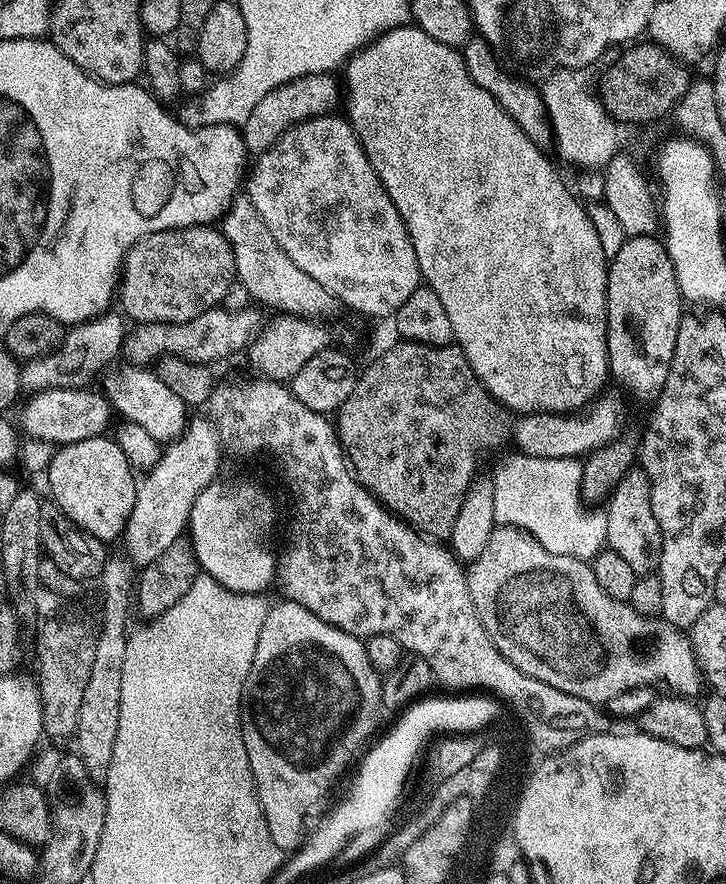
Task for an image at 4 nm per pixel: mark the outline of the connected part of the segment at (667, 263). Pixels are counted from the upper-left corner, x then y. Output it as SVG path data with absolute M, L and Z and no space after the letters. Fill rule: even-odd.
M655 235L627 237L622 250L618 250L618 254L610 257L608 266L608 371L611 379L613 381L617 380L634 399L648 400L648 402L655 402L660 397L660 391L666 382L666 374L670 374L670 362L674 358L674 346L678 342L678 330L682 319L682 311L680 312L682 297L680 295L680 287L676 281L676 275L674 274L672 259L668 253L665 241L658 239Z

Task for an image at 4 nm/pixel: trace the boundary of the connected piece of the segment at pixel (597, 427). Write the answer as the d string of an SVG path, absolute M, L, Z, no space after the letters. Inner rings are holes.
M603 400L589 407L583 414L559 414L551 410L539 410L540 412L522 417L516 424L516 444L520 447L517 449L523 455L534 458L584 458L597 448L603 448L617 437L619 432L616 431L620 428L619 406L612 400Z

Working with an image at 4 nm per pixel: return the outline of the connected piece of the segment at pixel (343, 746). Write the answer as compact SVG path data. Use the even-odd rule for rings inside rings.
M273 603L269 607L266 618L262 622L262 630L258 634L254 662L250 666L250 674L244 683L244 697L240 700L240 729L242 730L242 742L246 746L246 758L250 758L250 770L256 783L256 793L264 811L266 826L270 830L270 838L274 838L274 846L278 846L286 854L292 854L305 841L304 819L308 816L308 804L310 806L315 803L315 800L322 794L324 783L335 772L346 772L346 770L351 769L353 767L352 752L358 751L357 753L359 753L377 735L376 723L379 722L380 716L382 717L380 706L382 676L381 673L374 670L374 666L370 666L370 658L366 658L364 640L361 637L351 636L326 622L322 622L322 618L310 614L310 610L306 610L301 604L279 603L276 605Z

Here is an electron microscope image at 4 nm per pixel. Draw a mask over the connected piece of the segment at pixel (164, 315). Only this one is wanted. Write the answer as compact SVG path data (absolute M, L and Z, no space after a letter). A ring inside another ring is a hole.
M170 226L165 232L144 236L128 251L118 284L118 304L132 322L181 324L217 307L235 280L232 244L219 227Z

